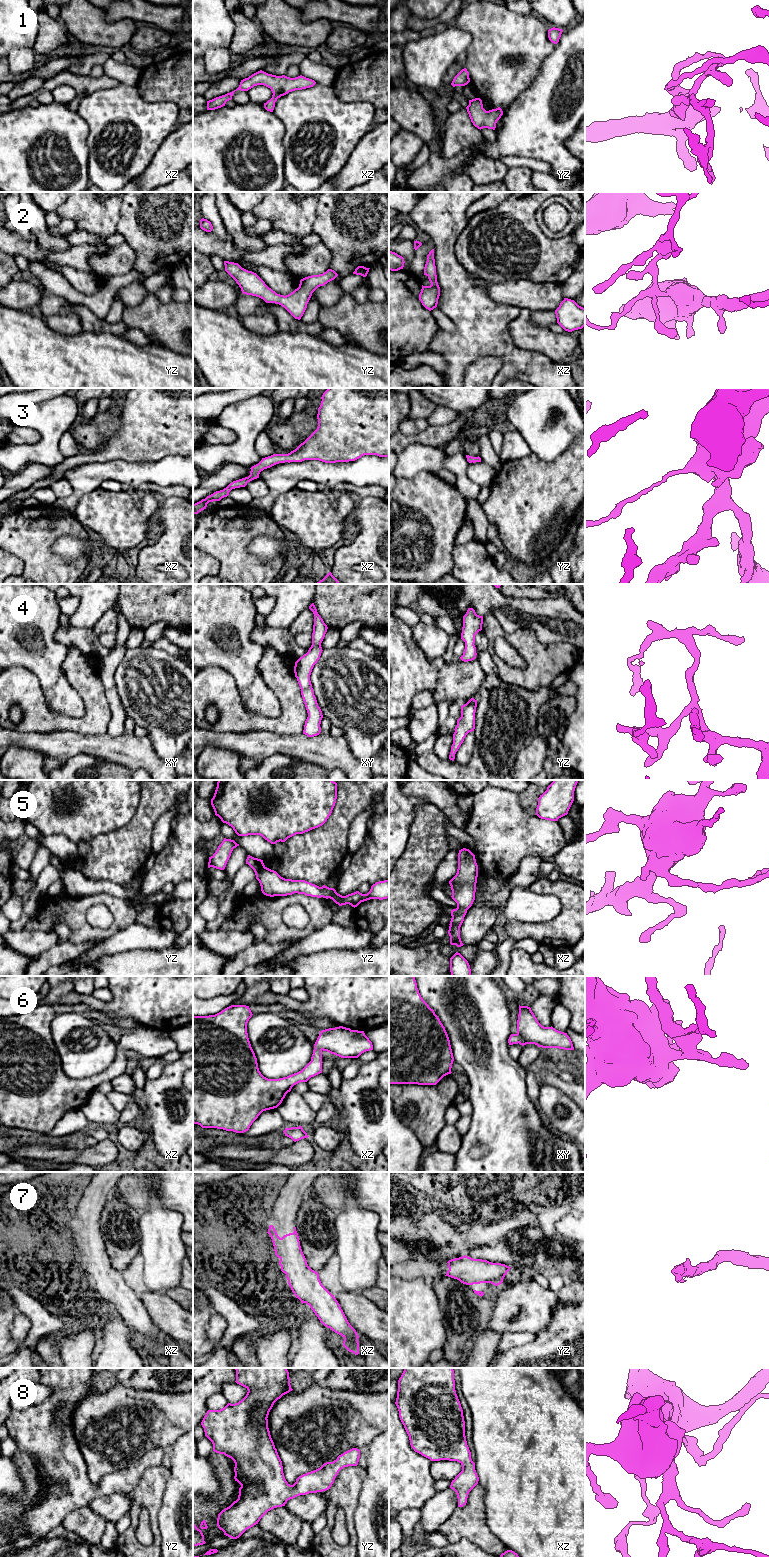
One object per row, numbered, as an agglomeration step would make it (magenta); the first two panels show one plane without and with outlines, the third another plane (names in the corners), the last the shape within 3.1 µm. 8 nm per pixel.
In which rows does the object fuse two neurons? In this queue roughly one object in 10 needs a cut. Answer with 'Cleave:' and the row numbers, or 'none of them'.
Cleave: none of them

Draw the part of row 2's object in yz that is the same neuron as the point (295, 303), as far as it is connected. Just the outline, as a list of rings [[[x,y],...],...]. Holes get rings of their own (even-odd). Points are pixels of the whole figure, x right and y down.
[[[224,261],[224,265],[225,271],[236,281],[243,294],[259,297],[266,303],[279,304],[298,320],[303,316],[312,293],[338,276],[334,270],[328,269],[323,274],[305,277],[300,280],[297,289],[284,296],[277,294],[256,273],[238,263]]]

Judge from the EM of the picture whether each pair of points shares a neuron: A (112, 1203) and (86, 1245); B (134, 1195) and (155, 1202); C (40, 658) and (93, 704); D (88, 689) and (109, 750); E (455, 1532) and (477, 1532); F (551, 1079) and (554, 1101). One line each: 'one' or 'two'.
A: two
B: two
C: two
D: two
E: one
F: two

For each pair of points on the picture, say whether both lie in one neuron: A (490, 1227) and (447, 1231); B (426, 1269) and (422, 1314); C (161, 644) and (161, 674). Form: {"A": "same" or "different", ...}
{"A": "same", "B": "different", "C": "different"}

